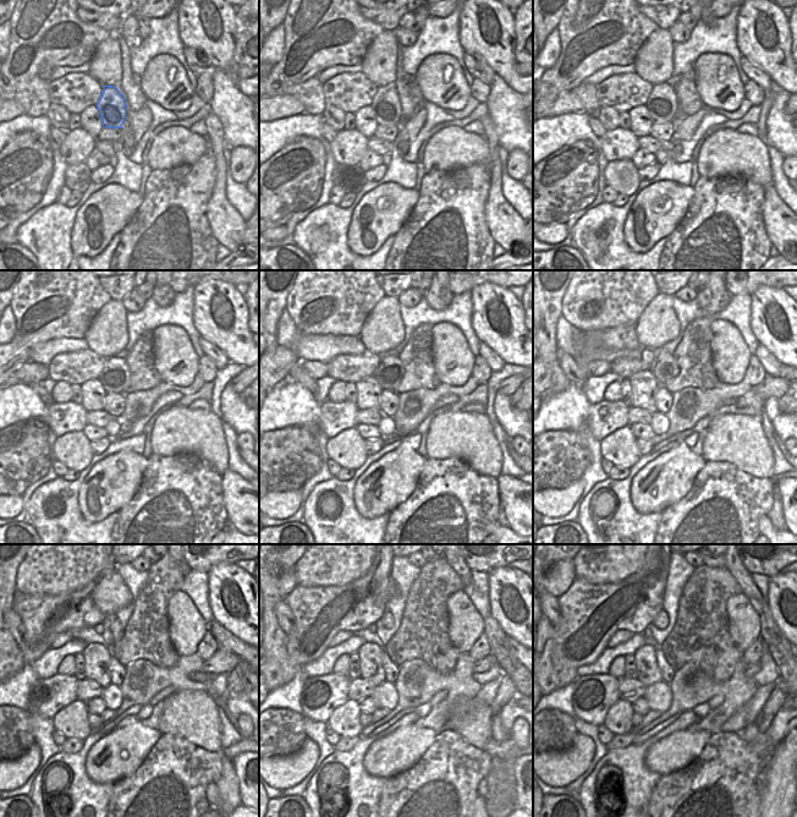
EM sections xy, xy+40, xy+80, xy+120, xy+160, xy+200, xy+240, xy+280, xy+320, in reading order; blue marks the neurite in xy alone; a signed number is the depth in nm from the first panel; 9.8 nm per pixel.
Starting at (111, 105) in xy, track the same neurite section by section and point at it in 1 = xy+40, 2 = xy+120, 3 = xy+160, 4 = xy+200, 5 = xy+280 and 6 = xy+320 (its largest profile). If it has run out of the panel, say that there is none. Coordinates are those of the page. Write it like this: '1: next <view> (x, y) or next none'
1: next xy+40 (386, 107)
2: next xy+120 (115, 376)
3: next xy+160 (390, 371)
4: next xy+200 (665, 369)
5: next xy+280 (386, 619)
6: next xy+320 (661, 620)

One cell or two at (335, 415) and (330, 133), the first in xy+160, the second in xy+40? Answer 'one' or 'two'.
two

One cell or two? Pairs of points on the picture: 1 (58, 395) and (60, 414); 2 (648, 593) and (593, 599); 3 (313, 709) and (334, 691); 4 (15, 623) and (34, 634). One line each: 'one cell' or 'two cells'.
1: two cells
2: one cell
3: one cell
4: two cells

